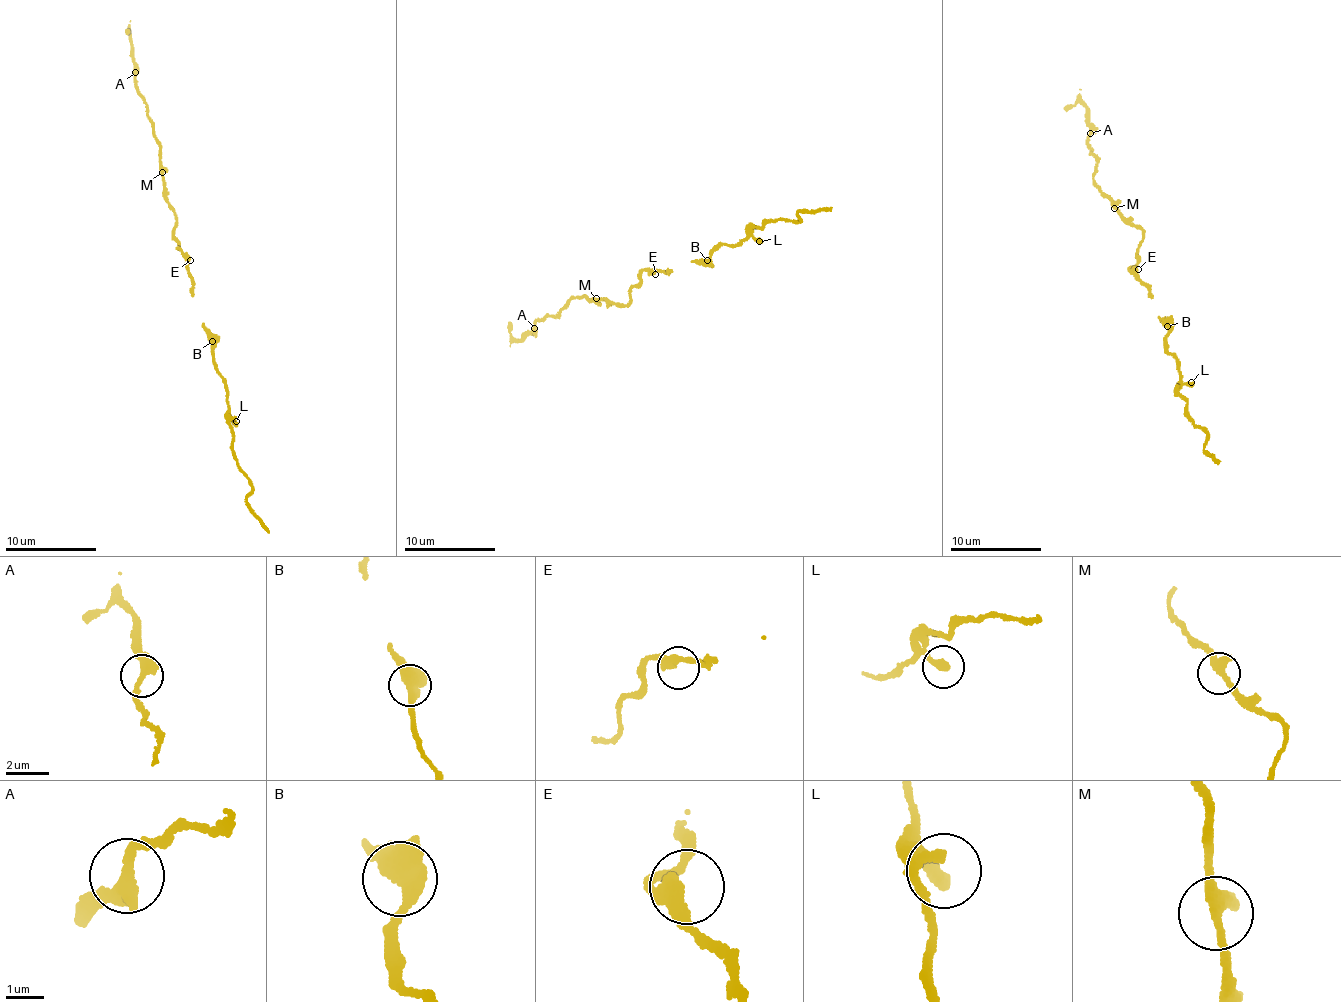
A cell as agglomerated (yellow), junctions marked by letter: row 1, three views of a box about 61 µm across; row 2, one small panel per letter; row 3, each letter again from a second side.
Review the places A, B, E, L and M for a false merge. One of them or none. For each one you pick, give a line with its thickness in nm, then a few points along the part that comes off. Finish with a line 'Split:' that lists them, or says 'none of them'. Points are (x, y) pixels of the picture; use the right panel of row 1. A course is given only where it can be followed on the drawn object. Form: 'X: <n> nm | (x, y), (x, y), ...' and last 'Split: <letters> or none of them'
Split: none of them

